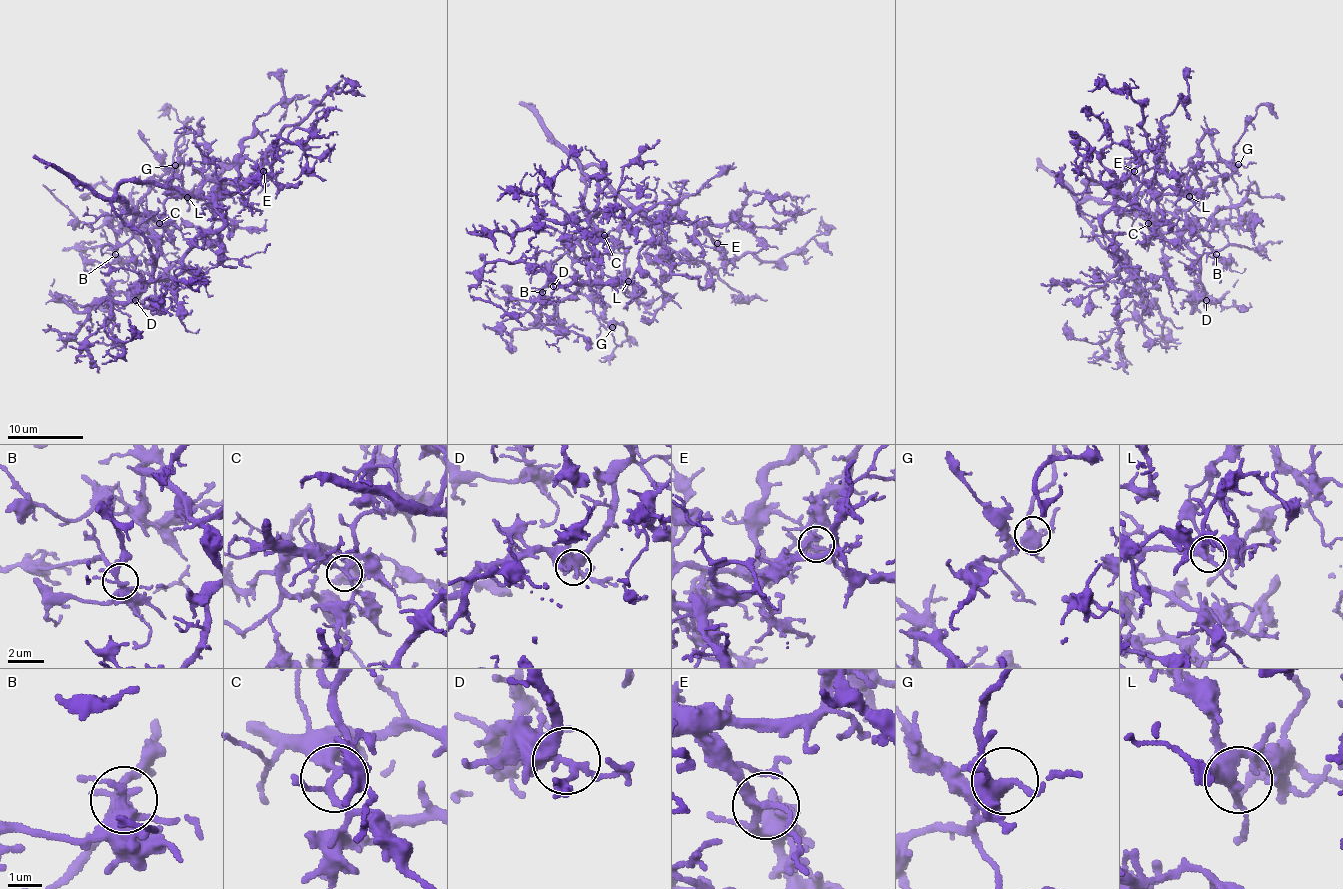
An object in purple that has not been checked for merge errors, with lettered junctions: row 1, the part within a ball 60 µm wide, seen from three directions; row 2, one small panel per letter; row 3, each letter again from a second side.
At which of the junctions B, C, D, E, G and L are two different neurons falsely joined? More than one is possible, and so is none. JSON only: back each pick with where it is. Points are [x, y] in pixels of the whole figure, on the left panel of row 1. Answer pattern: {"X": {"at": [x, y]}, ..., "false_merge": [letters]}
{"false_merge": []}

